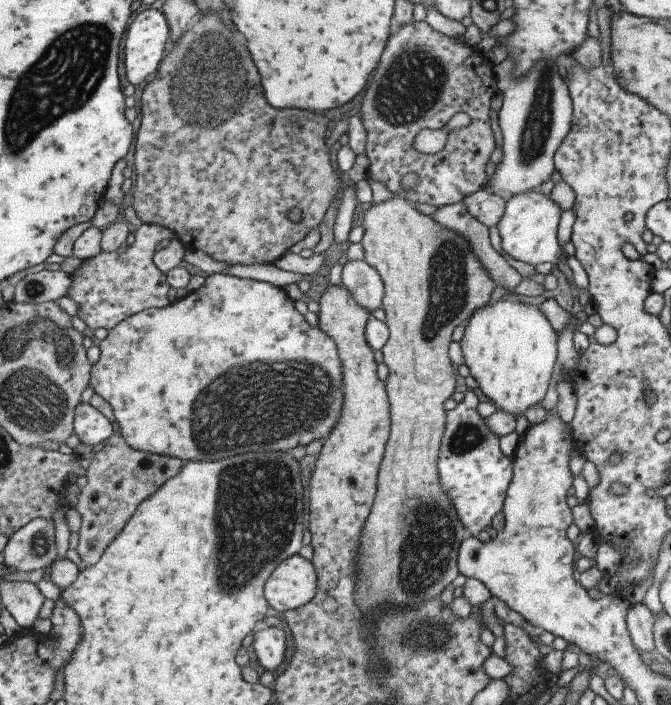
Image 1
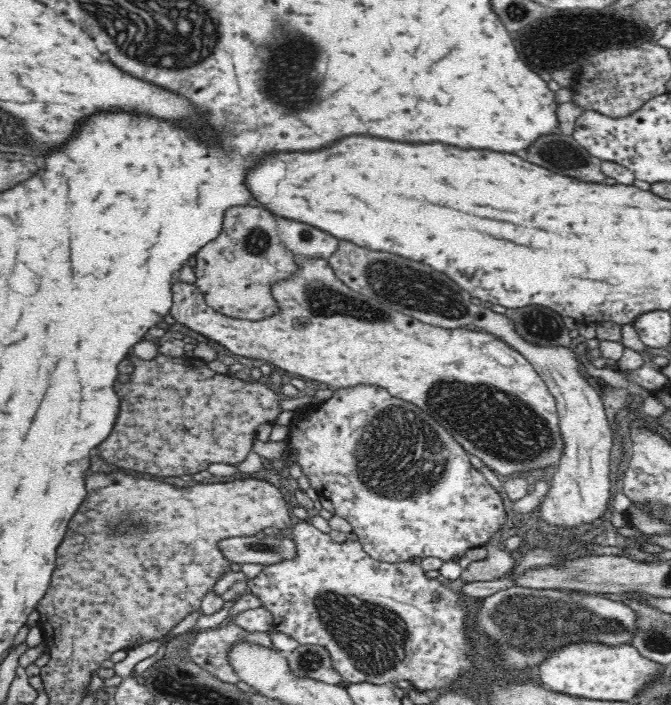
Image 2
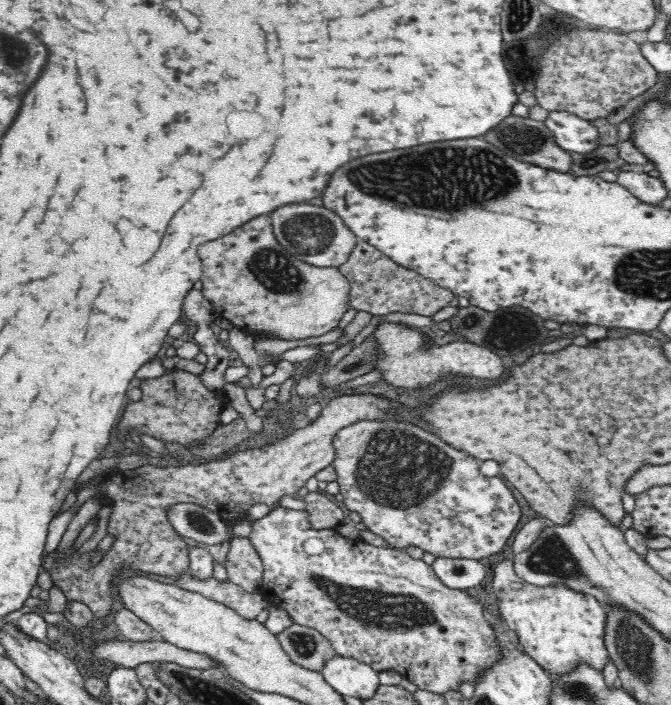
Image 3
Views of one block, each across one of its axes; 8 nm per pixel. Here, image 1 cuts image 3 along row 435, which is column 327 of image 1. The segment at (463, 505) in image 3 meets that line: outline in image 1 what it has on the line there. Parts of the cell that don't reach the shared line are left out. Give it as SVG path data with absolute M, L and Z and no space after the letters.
M223 273L207 275L201 288L188 292L185 297L170 302L163 308L142 310L127 320L122 320L108 330L107 335L98 344L99 358L90 366L89 385L111 407L113 418L119 426L119 435L127 444L138 451L159 456L170 456L182 461L219 460L229 454L243 452L259 452L259 450L289 450L297 444L305 446L313 438L327 438L333 430L343 402L343 380L341 380L341 362L337 354L335 342L323 334L317 327L307 324L303 315L294 308L283 288L273 286L264 281L239 278Z

